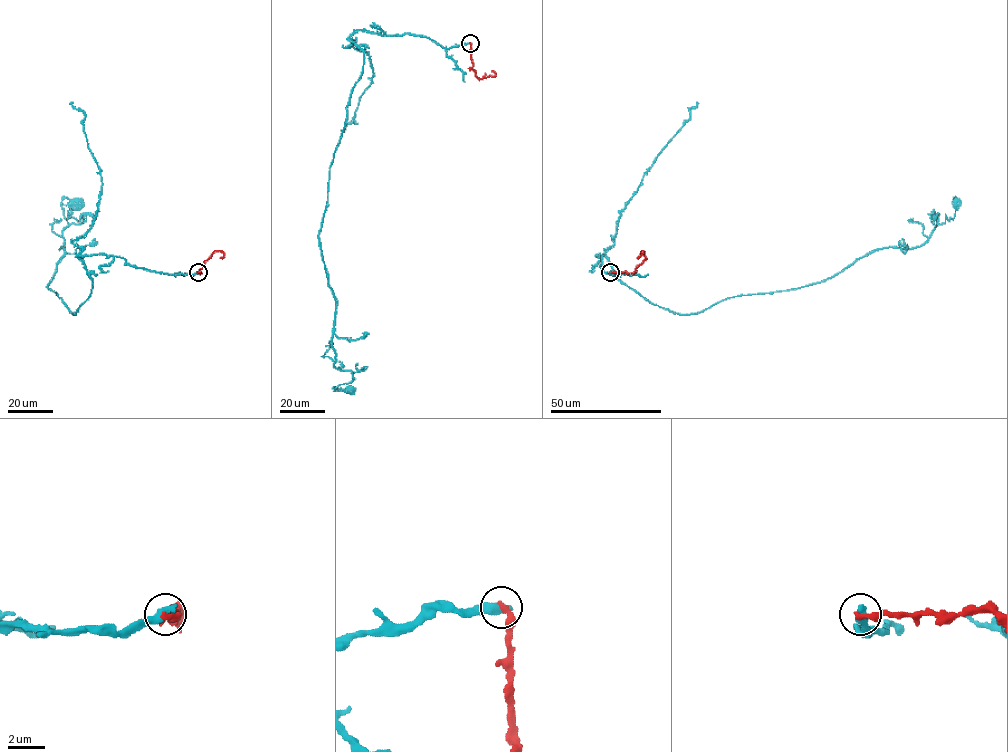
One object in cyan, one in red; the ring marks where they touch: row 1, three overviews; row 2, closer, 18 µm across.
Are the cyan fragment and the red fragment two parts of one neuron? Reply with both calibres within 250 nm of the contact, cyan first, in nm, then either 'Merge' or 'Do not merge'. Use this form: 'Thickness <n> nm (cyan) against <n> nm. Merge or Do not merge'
Thickness 550 nm (cyan) against 360 nm. Do not merge

